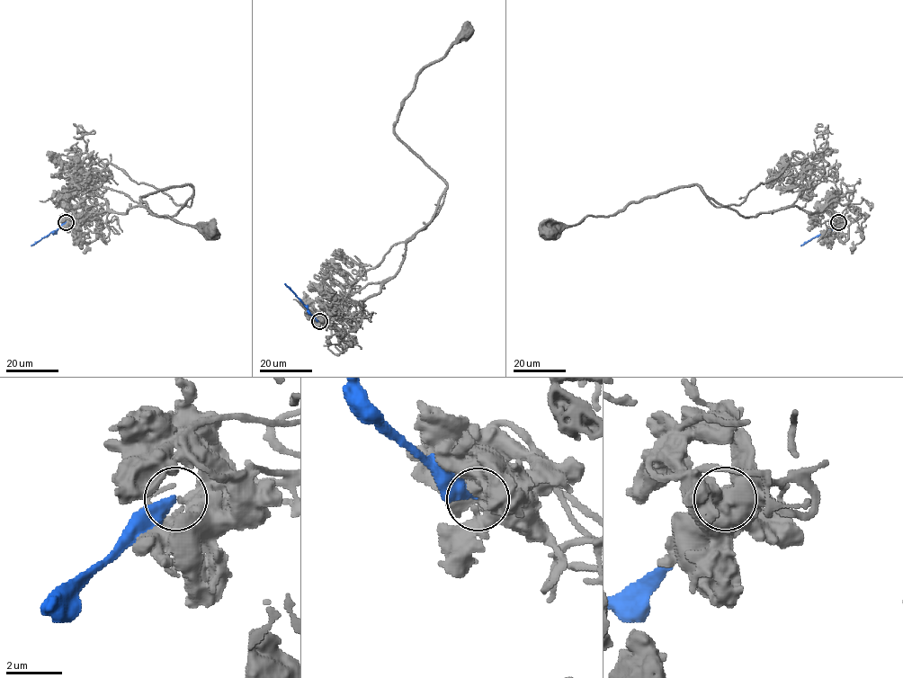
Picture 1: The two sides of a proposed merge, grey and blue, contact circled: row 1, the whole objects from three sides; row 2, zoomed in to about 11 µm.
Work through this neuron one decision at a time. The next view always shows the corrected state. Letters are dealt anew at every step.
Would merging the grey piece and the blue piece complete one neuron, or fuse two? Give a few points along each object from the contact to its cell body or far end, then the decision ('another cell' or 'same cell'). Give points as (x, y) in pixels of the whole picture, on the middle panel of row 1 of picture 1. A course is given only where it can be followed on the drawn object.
grey runs (319, 321), (346, 334), (433, 218), (446, 184), (394, 123), (415, 77), (464, 31); blue runs (319, 321), (284, 283); another cell

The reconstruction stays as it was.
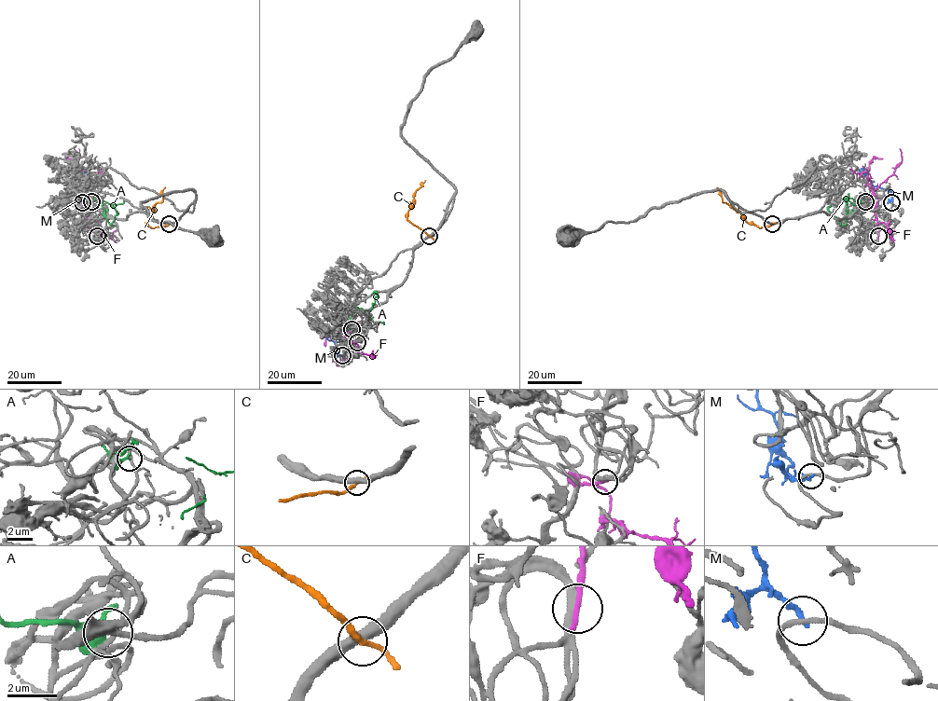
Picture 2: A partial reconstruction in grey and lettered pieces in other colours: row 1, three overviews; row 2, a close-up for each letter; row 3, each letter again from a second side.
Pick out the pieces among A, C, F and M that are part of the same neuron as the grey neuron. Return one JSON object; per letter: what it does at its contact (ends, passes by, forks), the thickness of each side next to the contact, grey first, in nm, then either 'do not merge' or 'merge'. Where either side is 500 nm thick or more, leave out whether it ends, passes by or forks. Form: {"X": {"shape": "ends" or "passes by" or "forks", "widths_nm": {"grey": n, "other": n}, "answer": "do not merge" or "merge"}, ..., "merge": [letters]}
{"A": {"shape": "ends", "widths_nm": {"grey": 200, "other": 280}, "answer": "do not merge"}, "C": {"shape": "passes by", "widths_nm": {"grey": 440, "other": 240}, "answer": "do not merge"}, "F": {"shape": "ends", "widths_nm": {"grey": 360, "other": 320}, "answer": "do not merge"}, "M": {"shape": "ends", "widths_nm": {"grey": 190, "other": 240}, "answer": "do not merge"}, "merge": []}

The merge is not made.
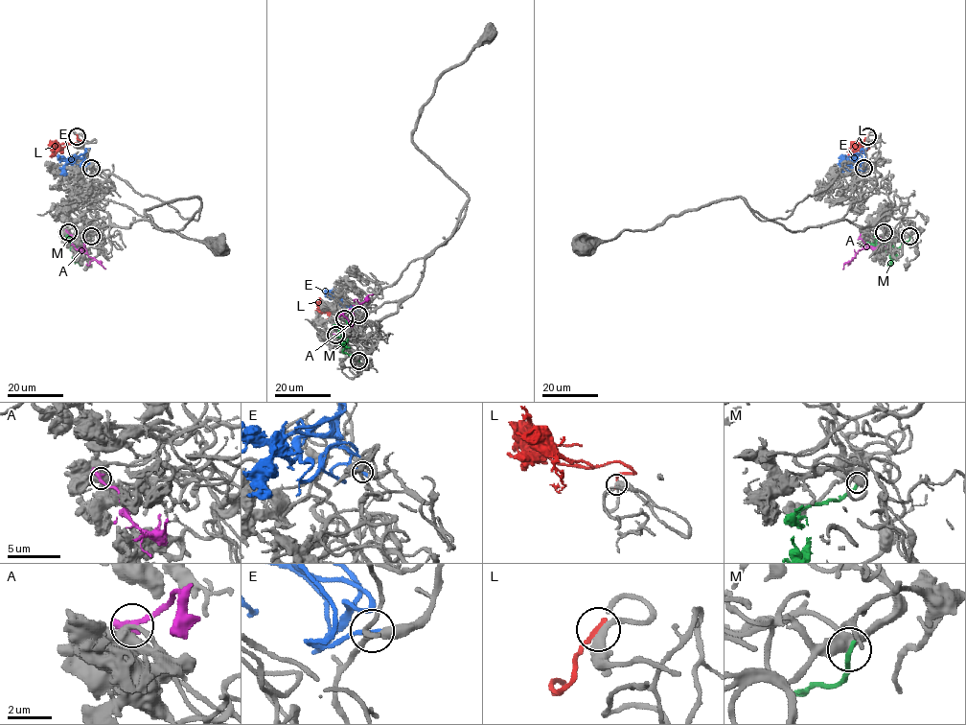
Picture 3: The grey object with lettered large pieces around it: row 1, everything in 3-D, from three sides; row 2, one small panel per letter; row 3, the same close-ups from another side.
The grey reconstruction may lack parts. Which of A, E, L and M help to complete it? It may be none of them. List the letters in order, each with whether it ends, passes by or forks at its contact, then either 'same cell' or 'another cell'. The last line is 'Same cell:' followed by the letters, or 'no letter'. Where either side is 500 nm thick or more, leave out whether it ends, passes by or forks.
A: another cell
E: it ends | same cell
L: it ends | same cell
M: it ends | another cell
Same cell: E, L

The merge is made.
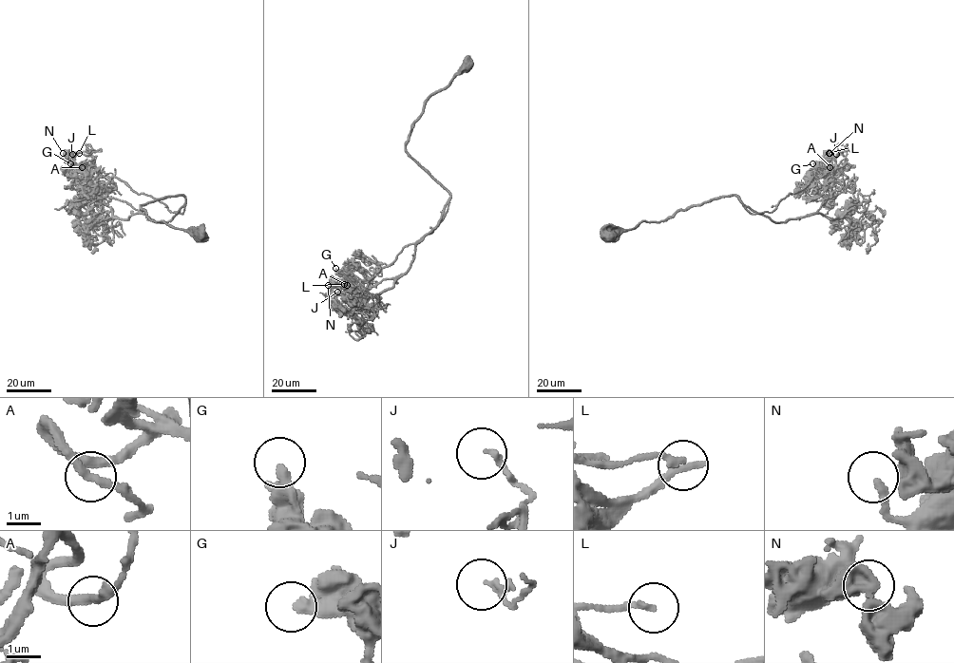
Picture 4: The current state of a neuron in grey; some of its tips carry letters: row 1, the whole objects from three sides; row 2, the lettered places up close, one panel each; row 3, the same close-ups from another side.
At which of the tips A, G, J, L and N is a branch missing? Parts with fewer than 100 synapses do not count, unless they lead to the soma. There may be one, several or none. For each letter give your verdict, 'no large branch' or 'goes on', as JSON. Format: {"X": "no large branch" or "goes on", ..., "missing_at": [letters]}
{"A": "no large branch", "G": "no large branch", "J": "no large branch", "L": "no large branch", "N": "no large branch", "missing_at": []}

